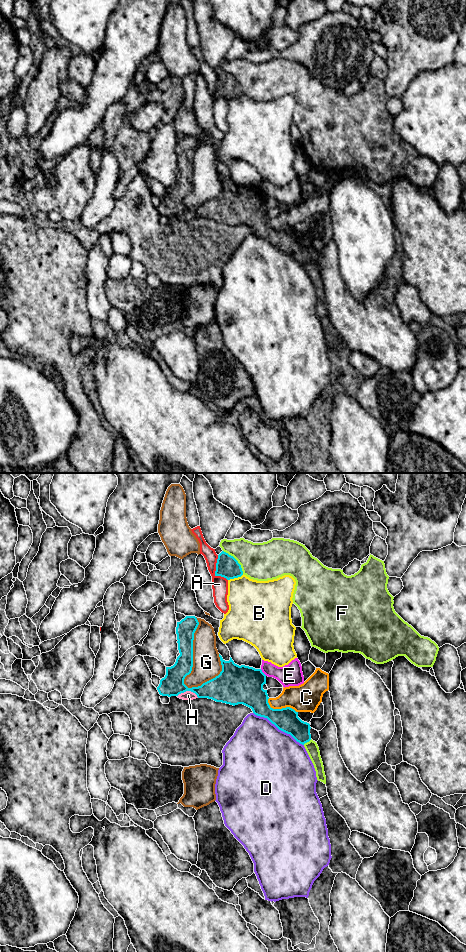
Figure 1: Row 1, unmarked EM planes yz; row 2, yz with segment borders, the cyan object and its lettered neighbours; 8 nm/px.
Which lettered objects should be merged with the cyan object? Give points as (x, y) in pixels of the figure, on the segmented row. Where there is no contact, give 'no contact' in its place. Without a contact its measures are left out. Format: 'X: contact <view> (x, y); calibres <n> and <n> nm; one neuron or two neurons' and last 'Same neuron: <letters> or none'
A: contact yz (215, 571); calibres 180 and 130 nm; two neurons
B: contact yz (235, 577); calibres 180 and 380 nm; two neurons
C: contact yz (280, 709); calibres 200 and 220 nm; two neurons
D: contact yz (278, 728); calibres 190 and 500 nm; two neurons
E: contact yz (262, 672); calibres 320 and 180 nm; two neurons
F: contact yz (236, 560); calibres 180 and 300 nm; two neurons
G: contact yz (192, 653); calibres 160 and 220 nm; two neurons
H: contact yz (188, 690); calibres 200 and 80 nm; two neurons
Same neuron: none

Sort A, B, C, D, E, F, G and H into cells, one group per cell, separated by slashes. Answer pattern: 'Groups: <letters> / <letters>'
Groups: A / B / C H / D / E / F / G

